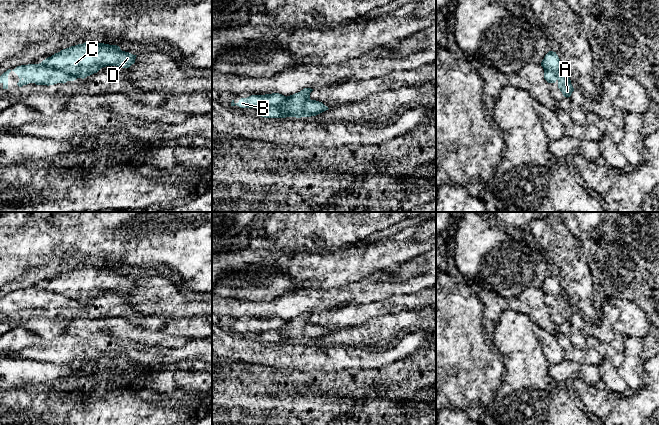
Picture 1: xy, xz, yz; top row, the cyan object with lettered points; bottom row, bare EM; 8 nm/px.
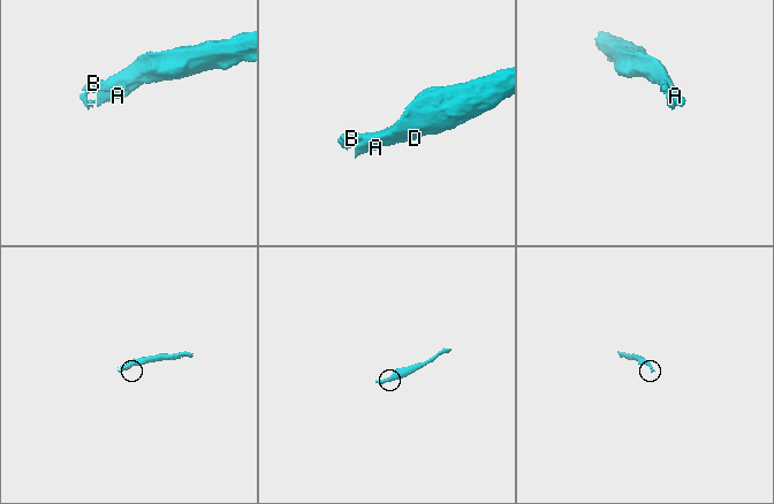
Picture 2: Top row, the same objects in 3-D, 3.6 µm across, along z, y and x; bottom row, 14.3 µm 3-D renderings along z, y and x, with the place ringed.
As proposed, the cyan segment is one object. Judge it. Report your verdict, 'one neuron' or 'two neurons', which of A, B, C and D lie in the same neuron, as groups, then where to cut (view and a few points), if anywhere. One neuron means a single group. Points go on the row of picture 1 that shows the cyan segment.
two neurons; groups A C D / B; cut xy (41, 62), (46, 66), (57, 68), (77, 77)

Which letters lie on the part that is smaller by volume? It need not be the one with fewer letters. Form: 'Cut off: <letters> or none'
Cut off: B

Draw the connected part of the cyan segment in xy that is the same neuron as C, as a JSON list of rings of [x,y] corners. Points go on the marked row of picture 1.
[[[88,41],[63,49],[42,63],[46,67],[84,79],[106,66],[129,68],[135,63],[136,56],[122,51],[117,45]]]

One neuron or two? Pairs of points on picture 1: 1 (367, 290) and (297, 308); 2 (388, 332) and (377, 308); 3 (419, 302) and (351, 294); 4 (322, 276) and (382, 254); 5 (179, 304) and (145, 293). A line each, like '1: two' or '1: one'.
1: one
2: two
3: two
4: one
5: one

